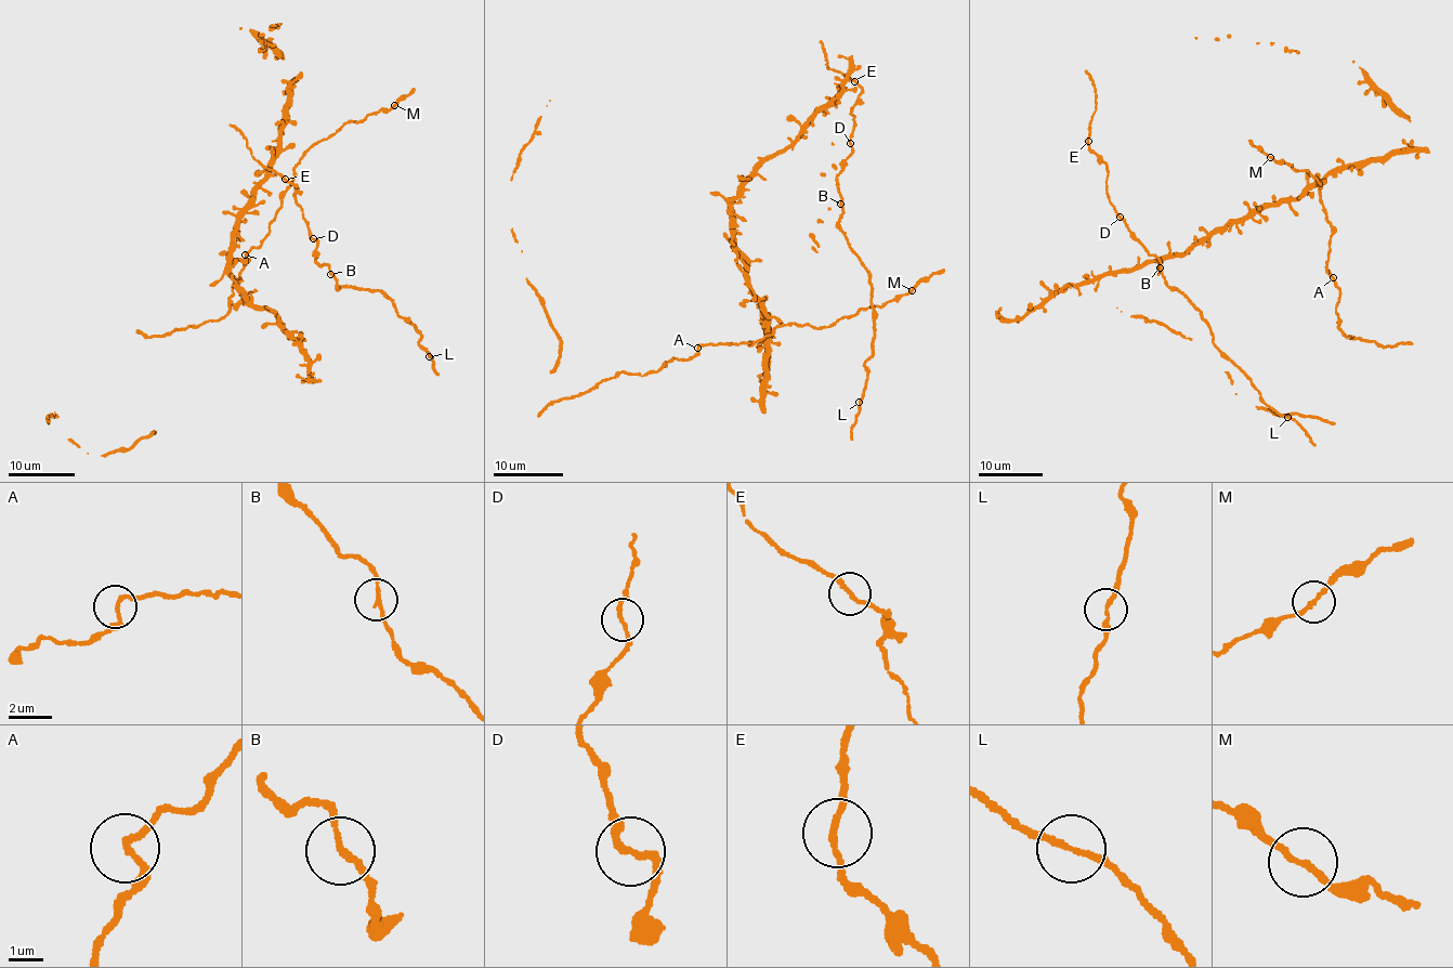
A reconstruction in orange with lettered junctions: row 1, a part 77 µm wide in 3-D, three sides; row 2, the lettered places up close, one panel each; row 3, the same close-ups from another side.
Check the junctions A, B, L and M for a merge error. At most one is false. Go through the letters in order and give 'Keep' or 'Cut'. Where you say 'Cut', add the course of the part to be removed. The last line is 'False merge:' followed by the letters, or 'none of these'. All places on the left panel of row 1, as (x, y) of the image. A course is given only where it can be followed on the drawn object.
A: Keep
B: Keep
L: Keep
M: Keep
False merge: none of these

